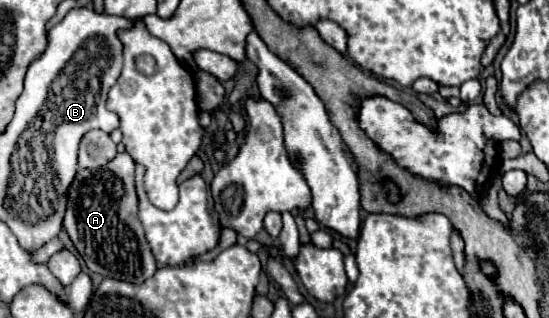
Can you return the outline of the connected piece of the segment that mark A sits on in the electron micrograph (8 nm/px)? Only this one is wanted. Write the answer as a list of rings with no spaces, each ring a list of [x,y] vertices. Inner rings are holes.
[[[122,152],[100,170],[78,170],[68,190],[64,228],[92,272],[132,284],[144,284],[158,268],[138,220],[134,166],[134,160]]]

